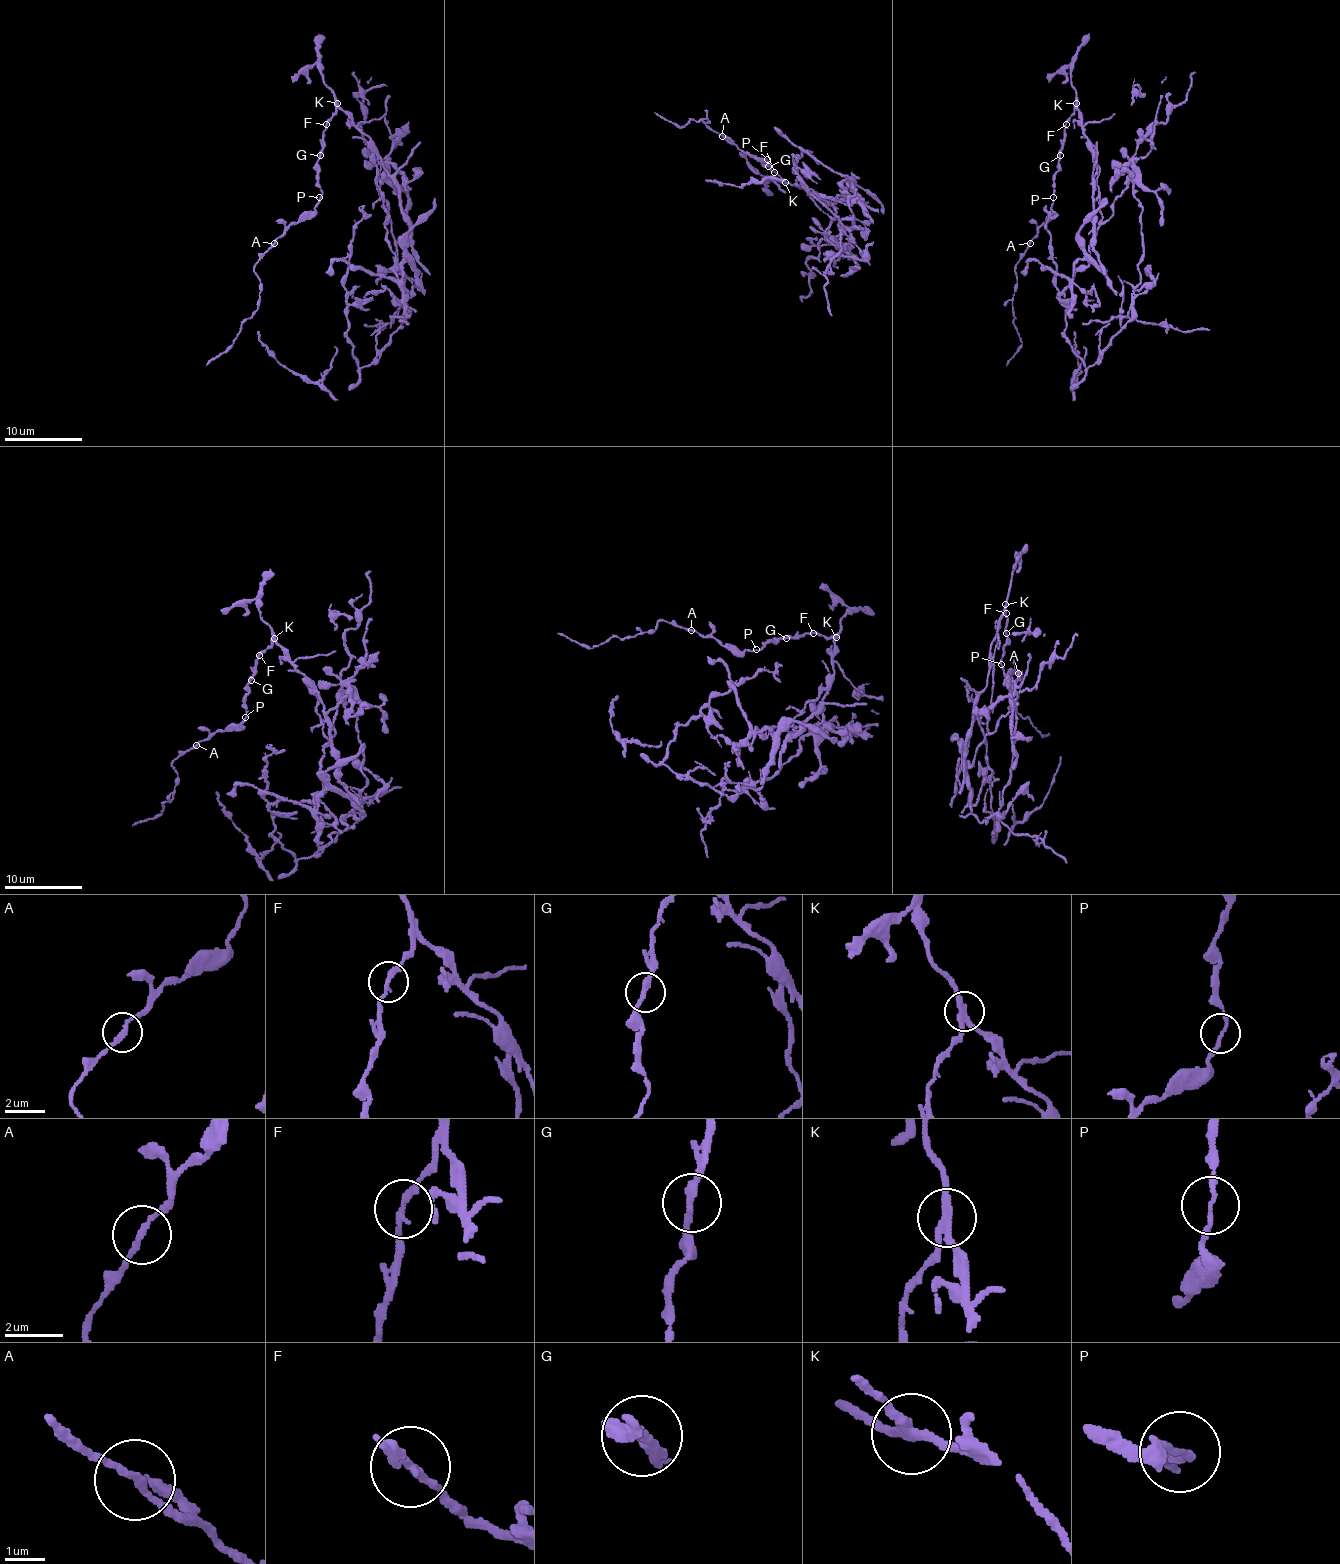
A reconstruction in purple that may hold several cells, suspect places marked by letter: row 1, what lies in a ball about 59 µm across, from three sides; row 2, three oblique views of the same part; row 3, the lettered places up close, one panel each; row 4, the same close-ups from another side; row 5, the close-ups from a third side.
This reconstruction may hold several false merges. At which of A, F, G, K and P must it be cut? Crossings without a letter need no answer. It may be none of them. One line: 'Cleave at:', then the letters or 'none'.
Cleave at: A, K

